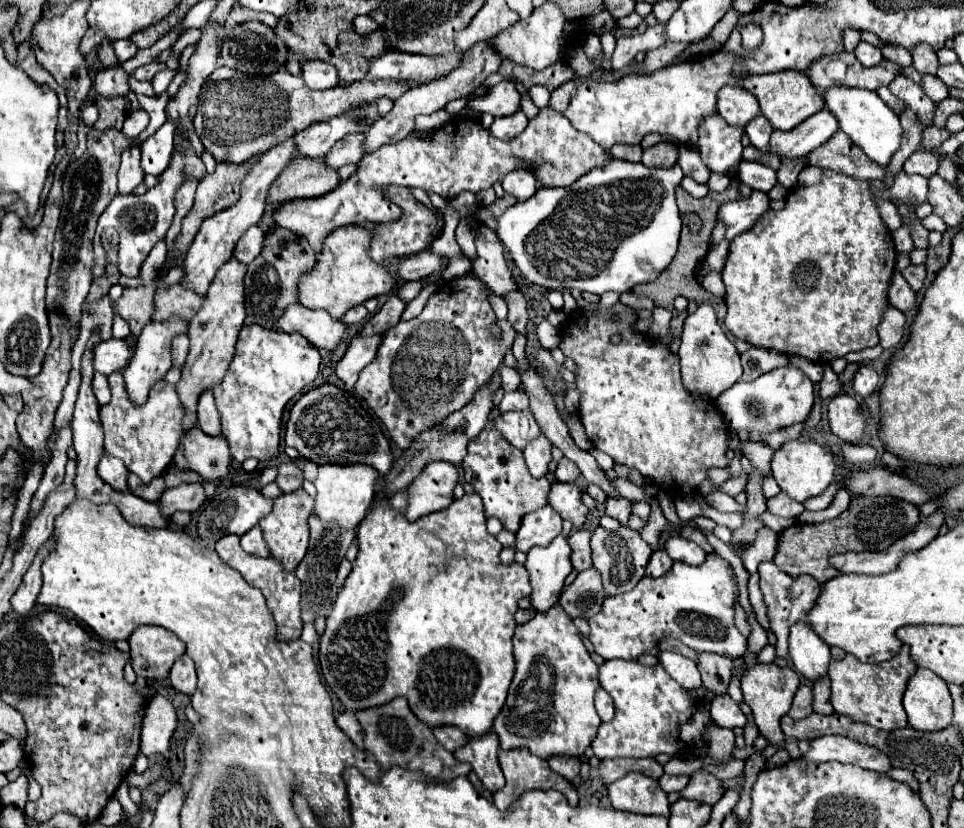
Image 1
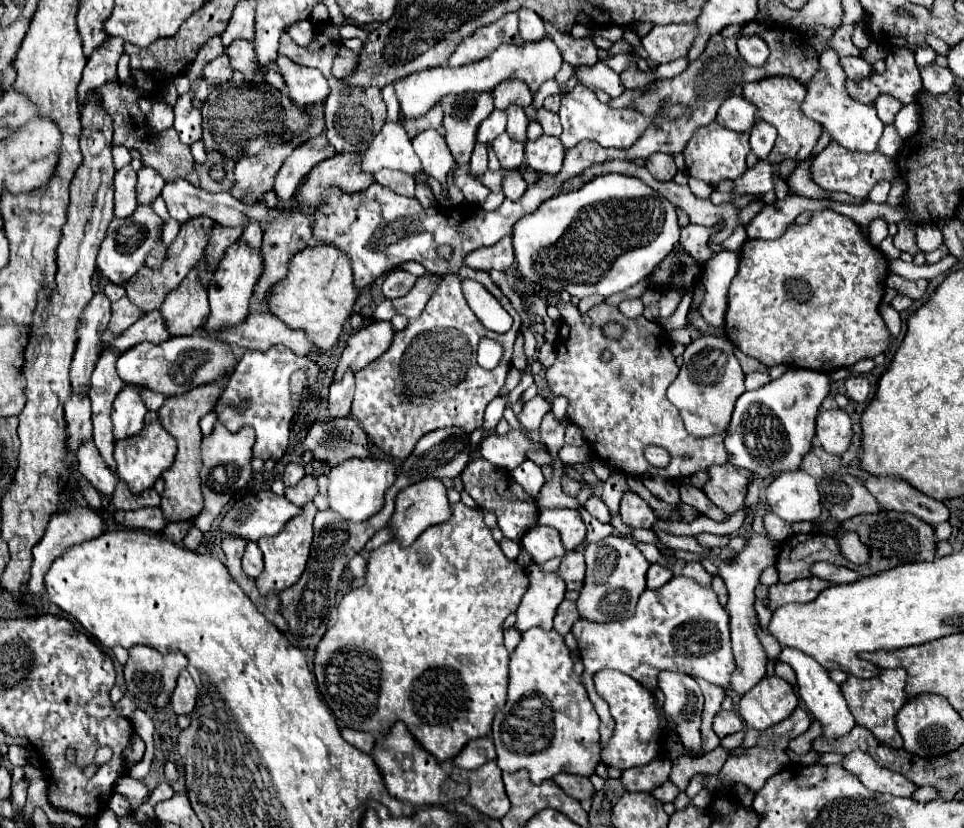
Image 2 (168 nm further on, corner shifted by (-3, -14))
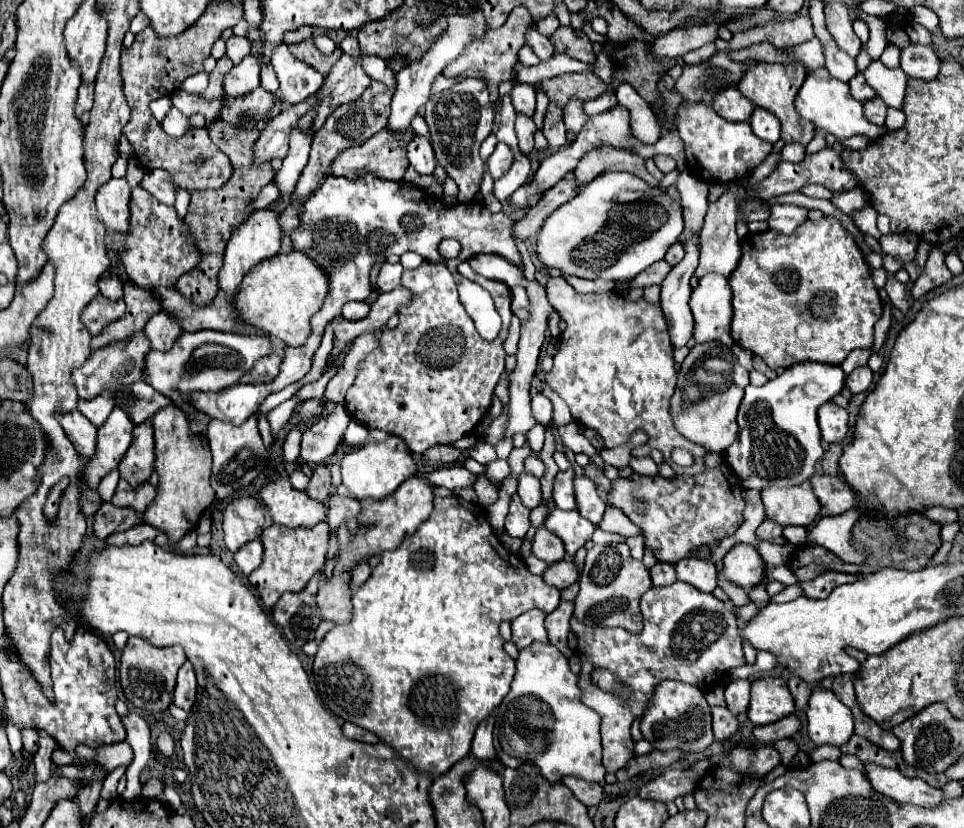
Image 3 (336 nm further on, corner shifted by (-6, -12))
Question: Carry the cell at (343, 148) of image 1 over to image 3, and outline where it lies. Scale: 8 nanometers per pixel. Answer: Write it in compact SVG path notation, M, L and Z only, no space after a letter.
M452 16L452 28L448 28L448 32L444 32L444 36L440 36L440 40L436 40L436 44L430 48L430 52L426 52L422 56L422 60L418 60L416 64L410 64L396 74L398 86L396 86L396 92L392 98L392 112L390 112L388 126L386 126L386 130L392 136L402 136L410 128L412 118L418 114L420 106L424 106L430 96L432 80L442 74L446 64L450 64L452 60L456 60L456 56L460 56L460 52L468 44L468 40L482 36L484 32L486 32L486 26L484 26L484 20L480 20L480 16L464 16L464 20L460 20L458 16Z

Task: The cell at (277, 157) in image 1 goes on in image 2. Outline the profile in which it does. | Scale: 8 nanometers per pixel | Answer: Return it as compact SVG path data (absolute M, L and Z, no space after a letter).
M201 260L161 304L161 316L165 316L165 326L171 336L189 336L207 320L207 288L199 282L203 272L207 272L205 260Z

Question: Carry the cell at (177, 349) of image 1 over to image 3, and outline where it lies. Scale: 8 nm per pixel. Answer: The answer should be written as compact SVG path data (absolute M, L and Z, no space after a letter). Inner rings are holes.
M204 330L204 332L182 332L182 336L176 340L176 344L168 350L168 352L160 352L160 350L150 350L146 354L144 360L144 382L150 384L154 390L158 390L160 394L172 398L178 394L186 394L192 390L200 390L200 392L210 392L210 390L222 390L228 388L232 384L236 384L240 380L240 376L244 372L248 372L252 368L252 364L260 358L266 356L272 350L270 340L264 336L240 336L236 332L218 332L218 330ZM206 344L206 356L204 358L196 358L196 350L200 346Z

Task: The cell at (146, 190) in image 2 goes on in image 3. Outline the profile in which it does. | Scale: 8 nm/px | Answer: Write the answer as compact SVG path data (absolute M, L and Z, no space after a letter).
M142 186L132 188L130 200L130 236L126 244L126 252L122 256L122 264L132 282L142 288L154 286L172 286L184 272L192 270L198 262L198 252L194 240L182 220L178 220L176 210L158 202L150 192Z

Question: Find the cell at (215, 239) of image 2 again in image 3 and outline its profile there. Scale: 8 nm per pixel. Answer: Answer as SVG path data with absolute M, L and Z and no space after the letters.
M216 120L210 126L210 138L232 160L234 174L216 192L212 192L212 190L192 192L188 214L184 218L190 234L194 236L196 248L200 252L200 262L190 272L186 272L184 276L178 278L176 290L182 292L184 296L196 300L198 304L208 304L208 300L212 300L212 296L216 296L216 292L218 292L218 288L216 288L216 274L218 274L220 264L222 264L224 248L226 248L232 232L246 218L250 218L254 214L254 206L252 206L254 198L260 194L264 184L268 184L268 180L274 178L274 172L272 172L270 164L260 164L260 168L252 168L252 144L256 142L258 134L260 132L256 128L244 130L244 132L240 132L236 128L230 128L230 124L224 124L224 120Z

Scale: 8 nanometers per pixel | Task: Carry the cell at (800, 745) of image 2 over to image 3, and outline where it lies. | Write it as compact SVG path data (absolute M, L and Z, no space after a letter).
M780 740L774 744L774 748L780 752L780 758L782 758L782 764L784 766L790 766L792 758L798 754L798 742L796 740Z

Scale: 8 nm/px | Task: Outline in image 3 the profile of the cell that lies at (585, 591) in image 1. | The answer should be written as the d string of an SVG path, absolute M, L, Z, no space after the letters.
M562 600L554 612L546 616L546 628L548 628L548 638L550 642L560 648L566 656L570 656L570 650L566 648L566 636L570 632L570 618L574 614L574 604Z

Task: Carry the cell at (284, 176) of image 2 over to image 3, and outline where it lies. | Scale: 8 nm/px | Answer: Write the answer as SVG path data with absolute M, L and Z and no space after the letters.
M272 180L270 184L266 184L260 192L260 196L256 198L256 210L262 210L262 208L268 208L270 204L274 204L278 198L280 198L280 186Z

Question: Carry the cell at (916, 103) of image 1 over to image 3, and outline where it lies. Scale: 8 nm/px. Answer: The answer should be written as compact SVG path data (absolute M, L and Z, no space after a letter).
M876 96L876 98L872 98L872 100L866 100L866 102L864 102L864 110L866 110L866 114L868 114L868 120L872 120L874 124L884 126L888 106L886 106L886 102L884 102L880 96Z

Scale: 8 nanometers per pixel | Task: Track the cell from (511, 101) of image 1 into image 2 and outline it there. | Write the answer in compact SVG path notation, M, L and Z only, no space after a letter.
M509 106L507 108L507 134L511 140L515 142L527 142L527 124L529 124L529 118L525 116L525 110L519 108L519 106Z

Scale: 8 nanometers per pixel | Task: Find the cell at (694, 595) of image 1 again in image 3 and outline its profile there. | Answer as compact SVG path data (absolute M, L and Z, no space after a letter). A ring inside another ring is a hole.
M674 582L662 588L650 588L642 596L642 618L644 628L638 634L626 632L624 628L602 628L586 626L572 618L572 632L578 636L578 656L582 662L580 688L586 706L594 708L602 718L602 748L606 772L620 770L634 756L634 742L630 738L630 726L636 716L644 714L648 702L654 696L654 688L670 678L688 684L696 684L706 690L722 674L736 666L744 666L742 642L736 628L736 616L726 608L724 602L712 594L700 592L686 582ZM602 666L620 676L632 692L632 702L626 706L617 696L605 693L590 682L592 668Z

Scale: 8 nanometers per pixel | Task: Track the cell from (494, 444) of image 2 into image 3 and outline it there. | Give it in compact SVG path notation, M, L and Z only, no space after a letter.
M478 440L478 444L472 448L470 456L480 462L480 464L490 464L494 460L498 460L498 454L496 454L496 448L484 440Z

